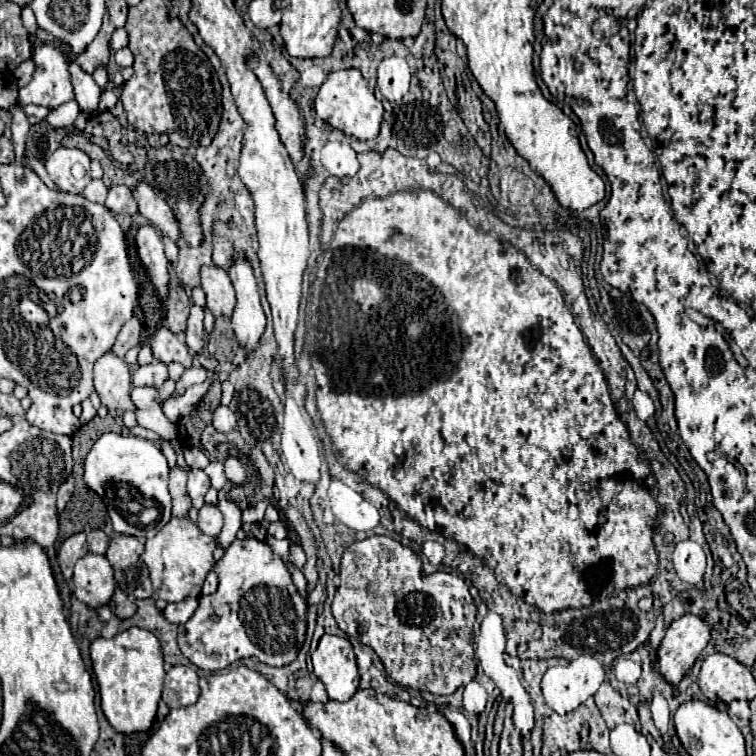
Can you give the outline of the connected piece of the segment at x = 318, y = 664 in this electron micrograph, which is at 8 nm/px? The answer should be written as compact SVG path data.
M325 634L313 652L315 676L325 684L331 700L345 702L359 688L359 670L347 638Z

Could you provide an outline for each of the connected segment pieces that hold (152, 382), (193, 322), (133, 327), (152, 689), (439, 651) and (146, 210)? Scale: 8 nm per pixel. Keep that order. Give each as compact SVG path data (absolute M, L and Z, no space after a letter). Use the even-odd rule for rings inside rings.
M151 362L147 366L139 366L133 374L135 386L151 386L161 388L161 384L167 380L167 366L163 362Z
M191 306L191 314L189 314L189 322L187 322L187 332L185 332L185 342L189 346L189 350L193 350L195 354L203 352L203 344L205 344L205 330L203 330L203 310L199 306Z
M131 316L123 324L123 328L121 328L121 332L119 332L119 336L117 336L111 352L117 354L119 358L123 358L129 348L133 348L133 346L139 344L139 334L141 334L141 322L137 320L137 316Z
M133 626L115 638L93 640L91 662L101 694L101 710L113 730L119 734L147 732L153 726L165 678L159 640L149 630Z
M369 536L365 540L353 542L341 556L341 584L337 588L337 594L333 598L333 616L339 624L339 628L351 638L351 640L359 640L361 644L367 644L369 648L373 648L377 652L377 656L381 658L385 672L403 688L413 688L413 690L421 690L421 692L431 692L431 694L453 694L459 686L469 684L475 678L475 652L473 652L473 644L475 644L475 616L477 616L477 608L473 604L473 598L469 594L469 586L463 582L463 578L449 574L449 572L433 572L433 574L425 574L423 570L423 562L421 556L415 554L409 546L403 546L401 542L389 538L389 536Z
M139 184L137 190L133 192L133 196L135 196L137 204L139 204L139 212L155 228L159 228L165 236L169 236L175 244L179 244L181 230L179 230L179 222L173 216L173 210L169 208L169 204L163 198L159 198L149 184Z

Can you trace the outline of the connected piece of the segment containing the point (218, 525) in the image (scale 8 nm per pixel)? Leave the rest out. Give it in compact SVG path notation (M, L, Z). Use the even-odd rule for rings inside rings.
M205 504L201 510L199 510L199 524L203 534L211 536L211 538L217 538L221 528L223 528L223 514L219 512L217 506L209 506Z

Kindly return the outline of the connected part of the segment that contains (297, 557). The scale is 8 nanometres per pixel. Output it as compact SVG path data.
M293 544L293 546L291 546L289 560L291 560L291 564L293 564L293 566L297 566L299 570L305 566L305 552L303 552L303 548L301 548L299 544Z

